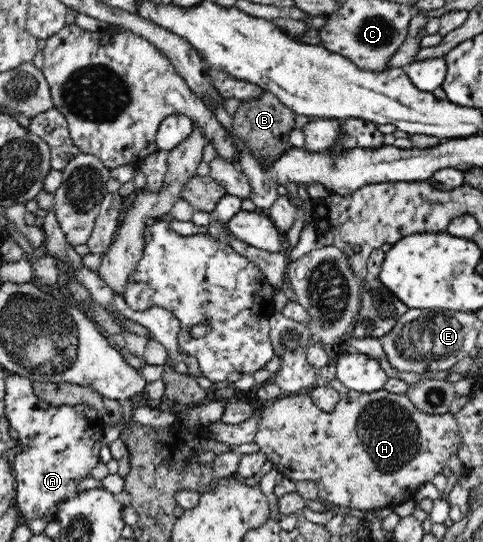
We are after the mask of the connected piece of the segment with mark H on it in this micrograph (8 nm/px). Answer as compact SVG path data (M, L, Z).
M381 389L372 393L349 390L331 412L317 408L308 391L273 400L259 420L255 443L274 468L290 480L312 480L319 488L319 499L329 507L374 511L413 501L416 491L442 473L451 456L462 448L462 433L451 412L426 414L406 397Z

